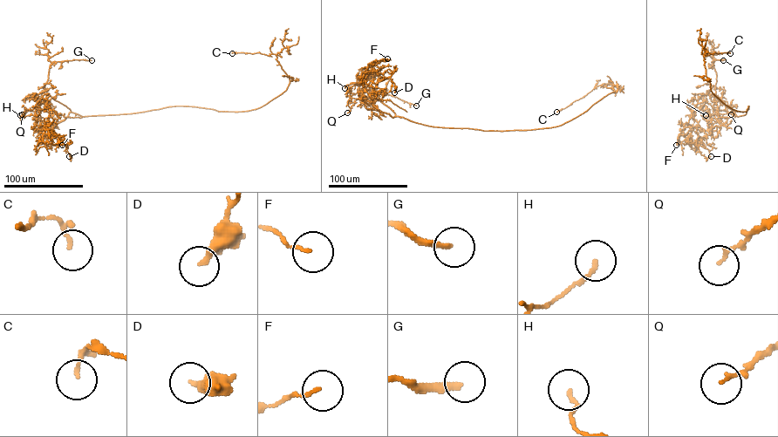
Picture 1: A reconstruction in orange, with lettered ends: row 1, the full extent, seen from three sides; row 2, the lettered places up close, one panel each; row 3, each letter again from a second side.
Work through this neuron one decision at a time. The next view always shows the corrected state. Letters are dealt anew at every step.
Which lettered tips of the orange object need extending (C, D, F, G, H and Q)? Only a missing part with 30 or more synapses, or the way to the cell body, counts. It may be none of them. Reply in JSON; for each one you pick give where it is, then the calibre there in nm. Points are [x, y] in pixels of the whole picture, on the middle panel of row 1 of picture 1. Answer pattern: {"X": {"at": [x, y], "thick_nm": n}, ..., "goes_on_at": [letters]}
{"G": {"at": [416, 105], "thick_nm": 200}, "goes_on_at": ["G"]}

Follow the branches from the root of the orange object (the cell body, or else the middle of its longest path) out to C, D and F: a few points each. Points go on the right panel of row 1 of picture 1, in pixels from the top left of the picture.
C: (748, 105), (745, 112), (733, 109), (711, 90), (703, 55), (730, 53)
D: (748, 105), (744, 115), (734, 112), (715, 137), (698, 138), (699, 153), (711, 156)
F: (748, 105), (744, 115), (734, 112), (715, 137), (697, 126), (684, 127), (676, 145)

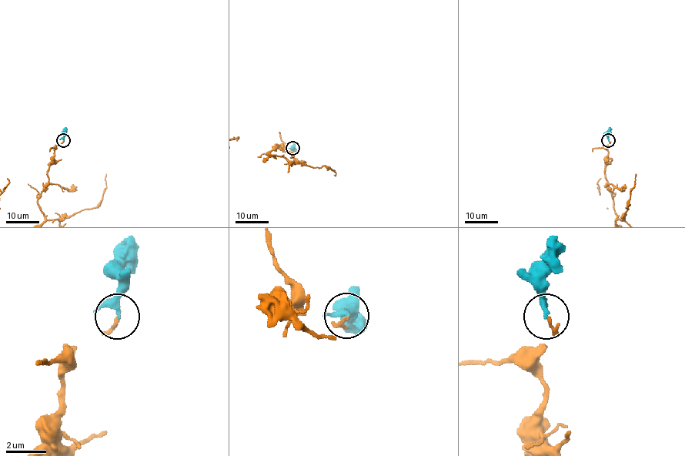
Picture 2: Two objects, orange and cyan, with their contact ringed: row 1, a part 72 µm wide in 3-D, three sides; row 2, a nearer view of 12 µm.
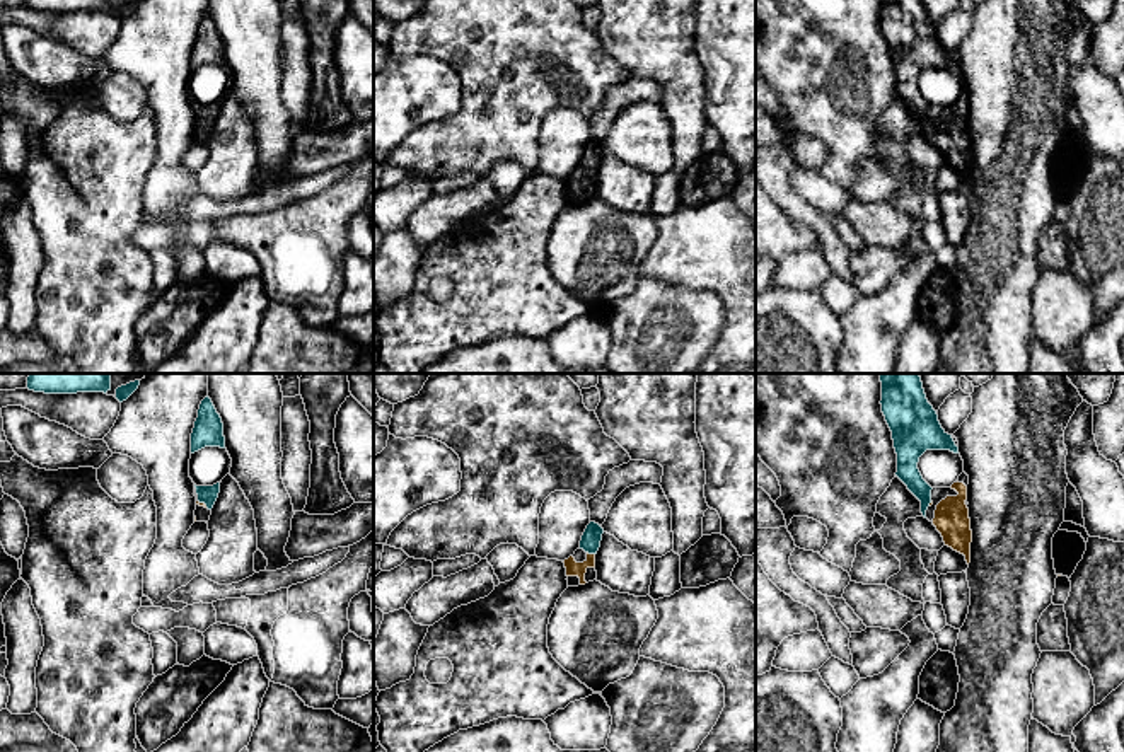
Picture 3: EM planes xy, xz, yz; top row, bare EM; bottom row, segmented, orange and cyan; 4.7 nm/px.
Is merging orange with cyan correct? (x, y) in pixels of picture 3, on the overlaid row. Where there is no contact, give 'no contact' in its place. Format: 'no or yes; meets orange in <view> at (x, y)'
yes; meets orange in xz at (590, 555)

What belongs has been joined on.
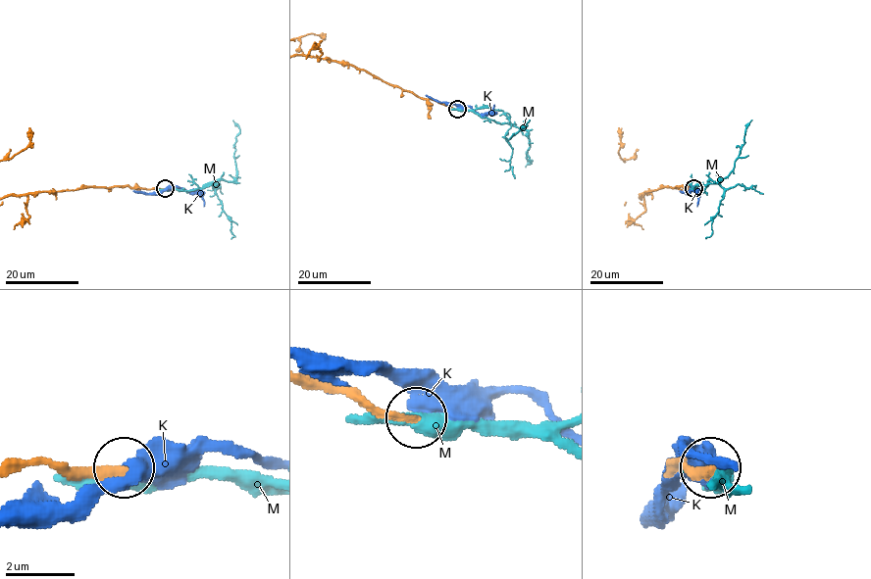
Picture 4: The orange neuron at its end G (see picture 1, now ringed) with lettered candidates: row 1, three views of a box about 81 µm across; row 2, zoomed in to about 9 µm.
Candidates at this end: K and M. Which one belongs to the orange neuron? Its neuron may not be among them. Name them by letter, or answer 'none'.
none

